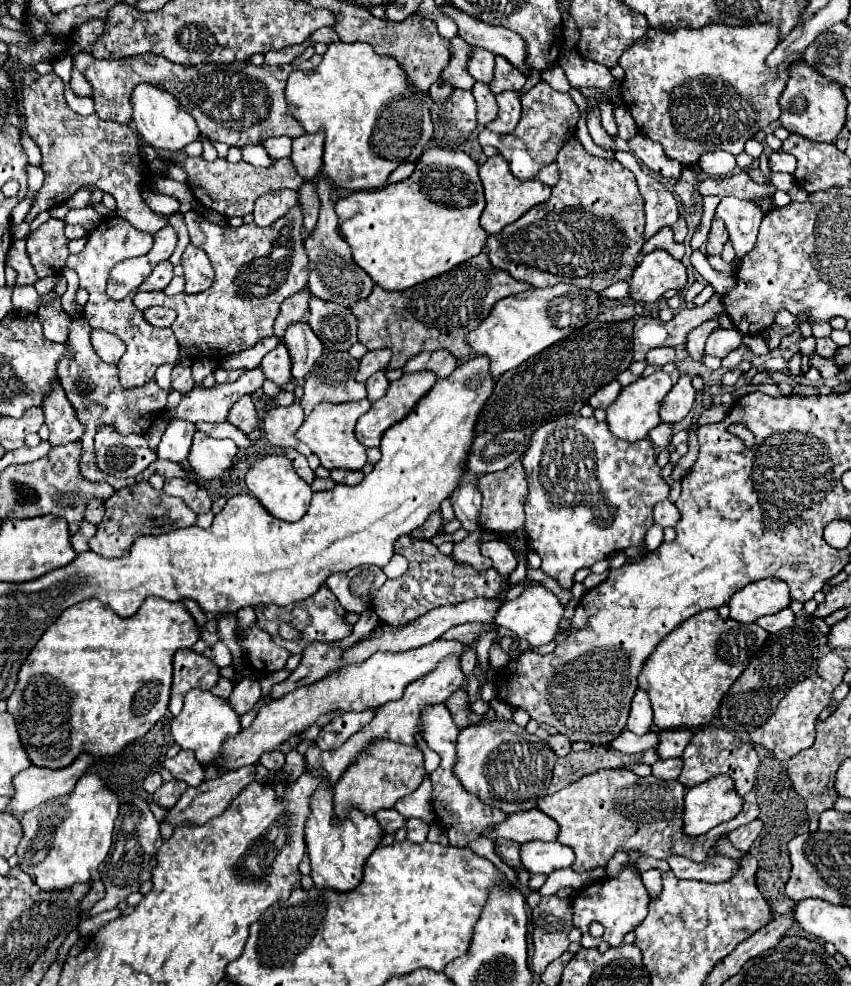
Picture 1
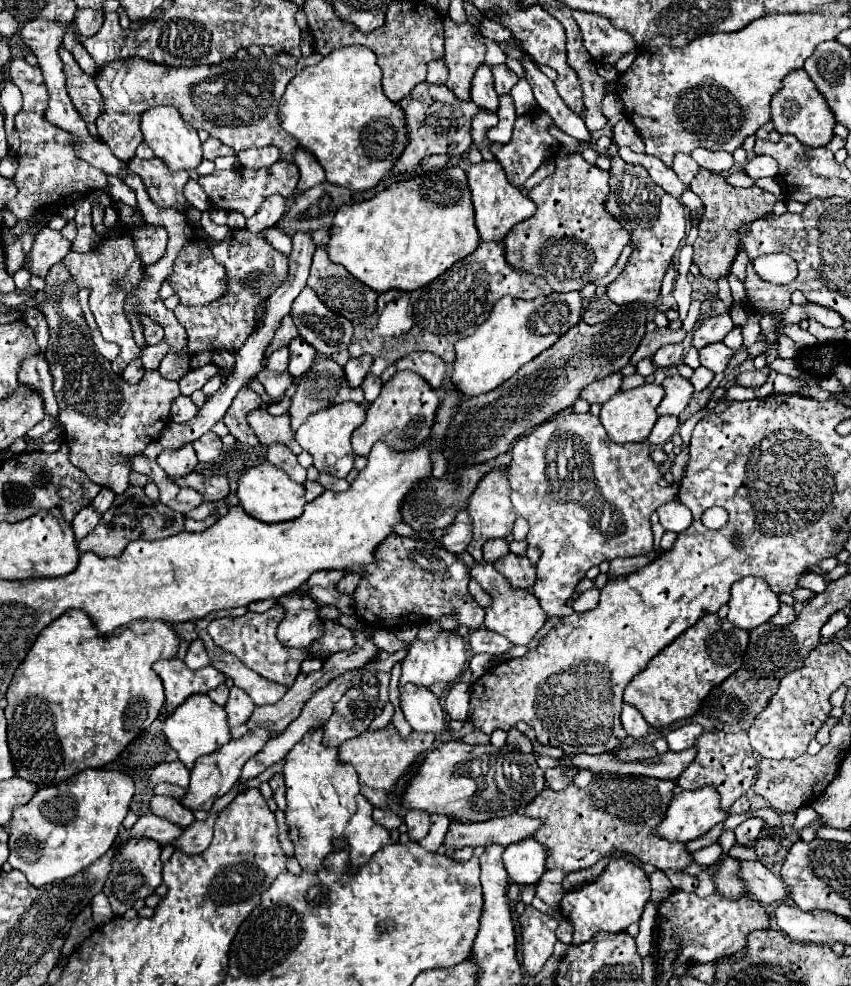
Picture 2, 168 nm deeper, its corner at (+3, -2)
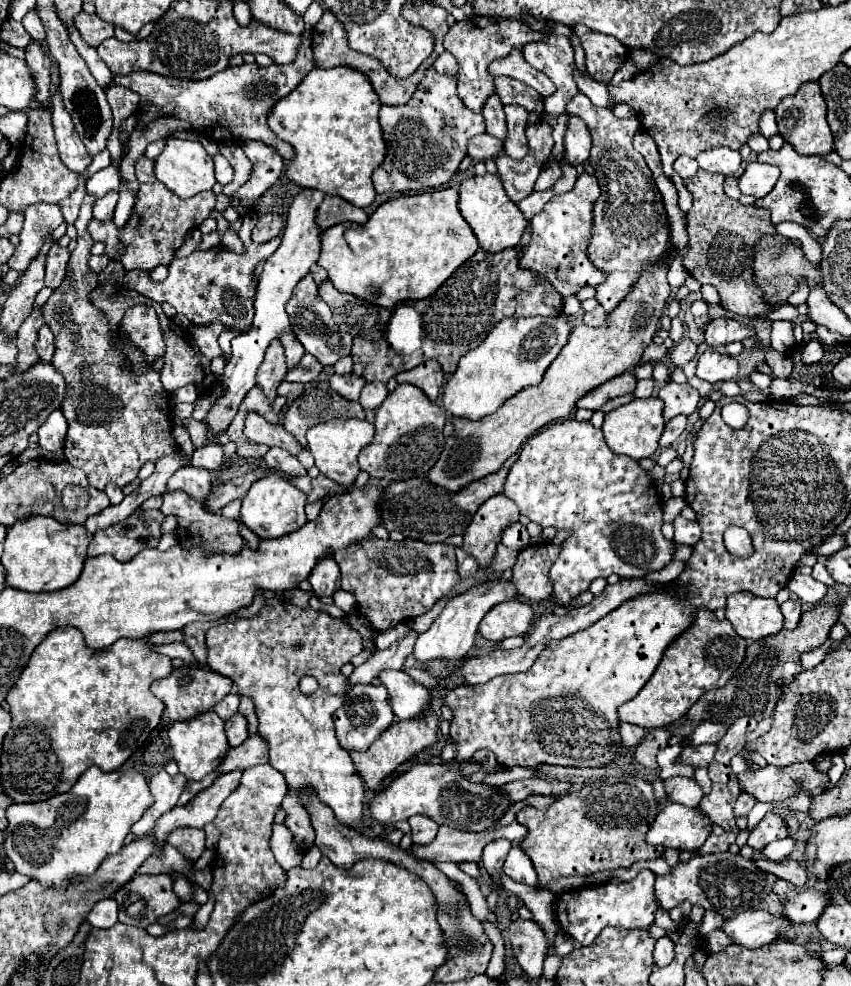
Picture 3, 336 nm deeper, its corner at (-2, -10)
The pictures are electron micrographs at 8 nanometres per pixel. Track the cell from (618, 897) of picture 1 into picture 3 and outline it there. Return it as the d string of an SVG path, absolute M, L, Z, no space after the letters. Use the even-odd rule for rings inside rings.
M640 869L638 875L628 883L610 879L600 885L566 891L556 899L558 923L562 931L568 933L580 945L590 945L604 927L646 929L654 923L654 915L658 911L658 905L654 901L654 881L656 875L650 869Z

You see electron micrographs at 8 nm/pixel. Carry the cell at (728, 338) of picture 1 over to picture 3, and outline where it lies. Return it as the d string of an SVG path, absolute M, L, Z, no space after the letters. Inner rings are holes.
M706 349L698 357L696 375L708 383L720 383L736 379L738 375L738 363L734 357L720 353L716 349Z

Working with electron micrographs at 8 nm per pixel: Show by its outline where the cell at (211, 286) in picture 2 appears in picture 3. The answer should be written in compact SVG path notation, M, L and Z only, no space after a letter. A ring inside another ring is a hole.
M248 213L242 217L242 229L240 239L244 243L244 253L232 253L224 245L212 247L208 251L194 251L188 257L176 257L170 263L170 273L166 281L156 283L150 279L148 271L128 271L124 275L124 285L132 287L140 295L156 301L156 303L170 303L176 307L178 313L182 313L190 323L194 325L210 325L212 321L220 321L232 331L244 333L252 325L254 317L254 297L258 291L258 283L254 277L254 269L260 261L268 259L280 245L280 237L274 237L268 243L256 245L250 239L250 233L258 221L258 213Z

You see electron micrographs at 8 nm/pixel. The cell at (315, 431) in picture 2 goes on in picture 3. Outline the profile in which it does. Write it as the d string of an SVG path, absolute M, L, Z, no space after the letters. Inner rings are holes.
M332 419L332 421L318 423L318 425L310 427L306 433L306 439L308 439L308 449L312 451L320 473L324 473L326 477L330 477L332 481L336 481L344 487L350 487L360 473L358 453L366 445L370 445L374 439L374 425L368 421L358 421L358 419L346 419L346 421Z

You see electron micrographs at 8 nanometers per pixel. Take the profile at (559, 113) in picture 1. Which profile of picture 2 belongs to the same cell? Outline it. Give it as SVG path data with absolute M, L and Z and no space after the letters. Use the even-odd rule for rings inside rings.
M533 111L529 115L521 115L515 121L515 129L513 129L513 139L509 143L491 143L489 149L495 155L495 159L503 165L509 183L513 183L515 187L523 187L523 183L539 169L539 165L547 159L553 157L553 153L559 149L559 141L549 133L549 127L553 127L553 119L549 117L547 111Z

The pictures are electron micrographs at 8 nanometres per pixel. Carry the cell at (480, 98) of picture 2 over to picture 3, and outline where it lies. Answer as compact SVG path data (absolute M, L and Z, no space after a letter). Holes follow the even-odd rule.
M490 95L486 101L482 115L486 119L486 133L498 137L500 141L506 139L506 121L504 121L504 111L502 111L502 101L496 95Z

